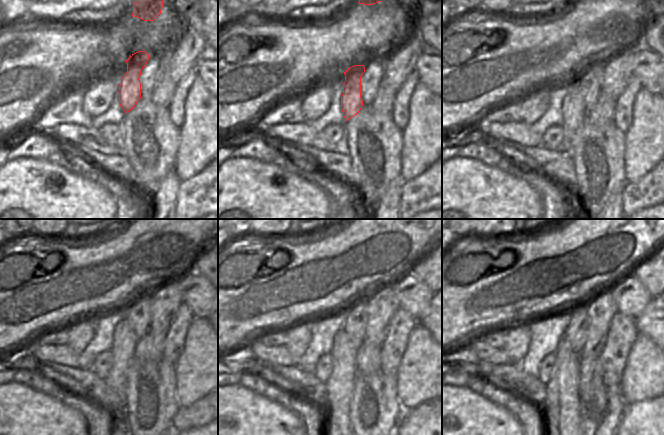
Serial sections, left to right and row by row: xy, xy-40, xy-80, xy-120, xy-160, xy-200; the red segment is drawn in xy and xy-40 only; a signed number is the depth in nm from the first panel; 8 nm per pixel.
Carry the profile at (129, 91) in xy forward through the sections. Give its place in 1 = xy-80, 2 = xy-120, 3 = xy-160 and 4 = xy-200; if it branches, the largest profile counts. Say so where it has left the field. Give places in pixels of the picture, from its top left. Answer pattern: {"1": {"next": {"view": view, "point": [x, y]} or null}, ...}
{"1": {"next": {"view": "xy-80", "point": [573, 108]}}, "2": {"next": {"view": "xy-120", "point": [124, 338]}}, "3": {"next": {"view": "xy-160", "point": [340, 385]}}, "4": {"next": {"view": "xy-200", "point": [562, 402]}}}

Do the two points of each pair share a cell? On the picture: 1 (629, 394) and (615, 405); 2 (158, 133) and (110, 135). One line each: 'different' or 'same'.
1: different
2: different

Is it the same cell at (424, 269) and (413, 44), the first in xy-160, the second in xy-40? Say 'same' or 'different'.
different

